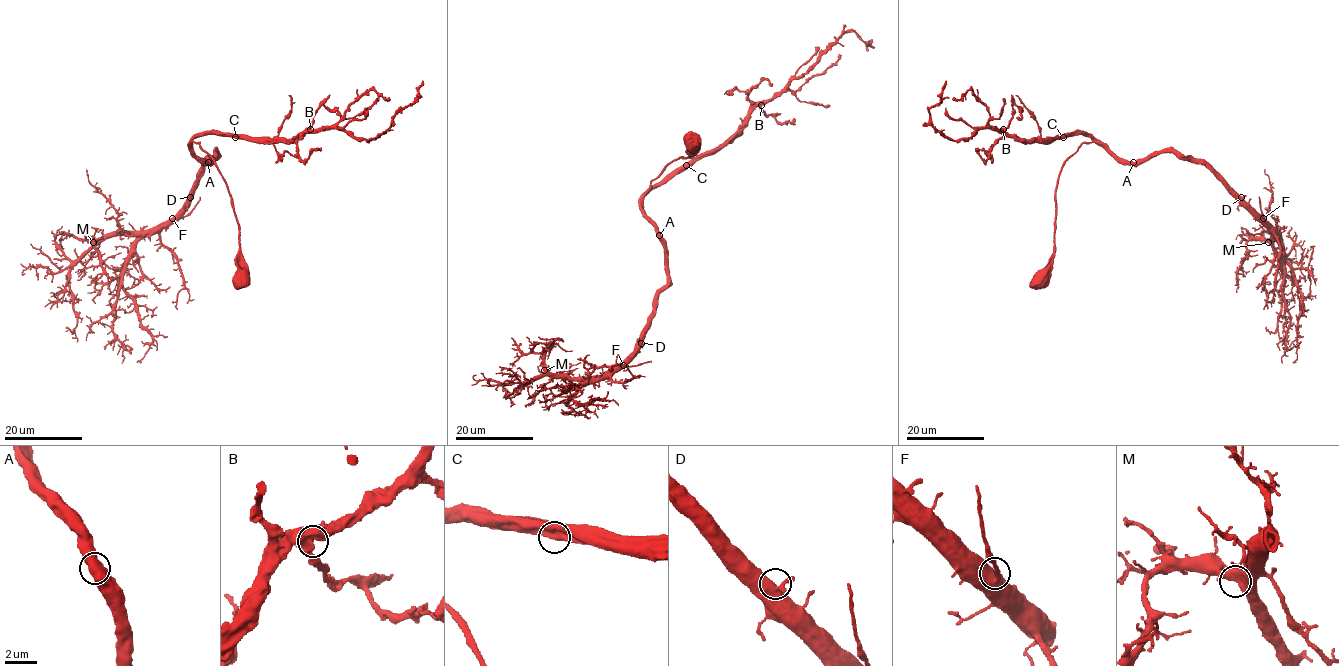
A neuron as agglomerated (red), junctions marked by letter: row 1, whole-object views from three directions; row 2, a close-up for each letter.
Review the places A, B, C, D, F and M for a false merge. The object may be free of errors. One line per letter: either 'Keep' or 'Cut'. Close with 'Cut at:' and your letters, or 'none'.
A: Keep
B: Keep
C: Keep
D: Keep
F: Keep
M: Keep
Cut at: none

